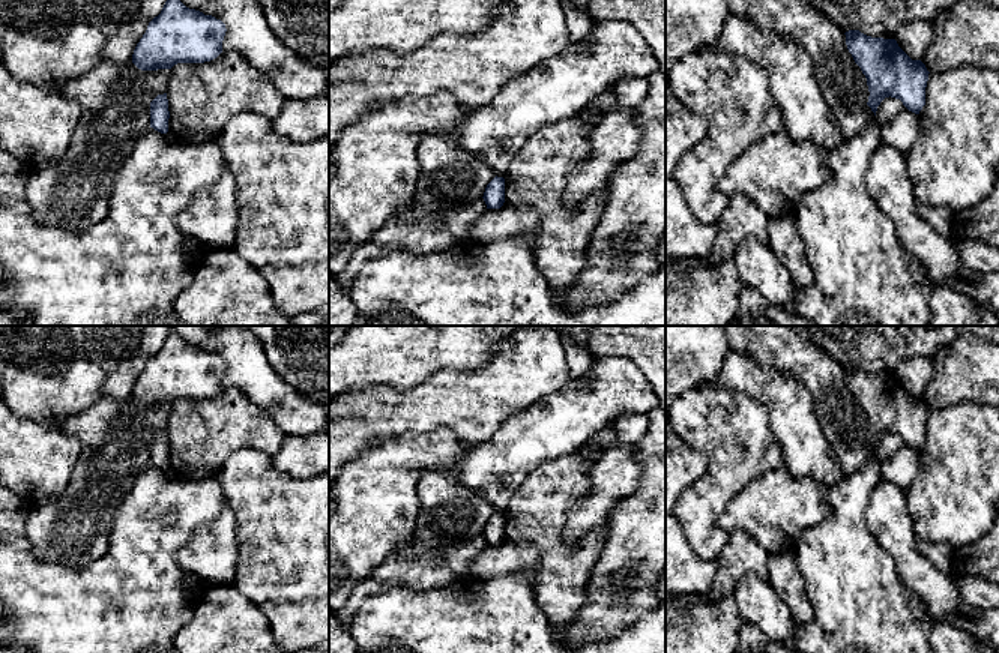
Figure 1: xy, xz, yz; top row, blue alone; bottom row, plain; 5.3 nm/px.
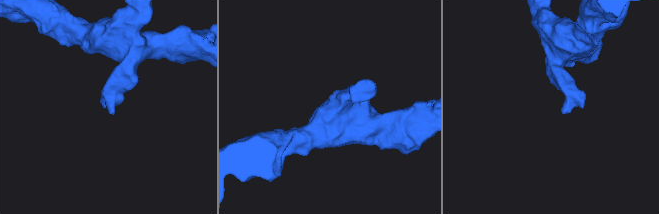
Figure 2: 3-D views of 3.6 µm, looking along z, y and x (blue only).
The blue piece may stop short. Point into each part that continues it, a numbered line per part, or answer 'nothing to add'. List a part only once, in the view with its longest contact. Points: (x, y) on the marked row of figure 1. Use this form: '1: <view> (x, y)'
nothing to add

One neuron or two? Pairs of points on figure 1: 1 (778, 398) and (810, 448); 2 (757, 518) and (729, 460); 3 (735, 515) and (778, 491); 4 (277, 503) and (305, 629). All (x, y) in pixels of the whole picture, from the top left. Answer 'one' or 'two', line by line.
1: one
2: two
3: one
4: one

